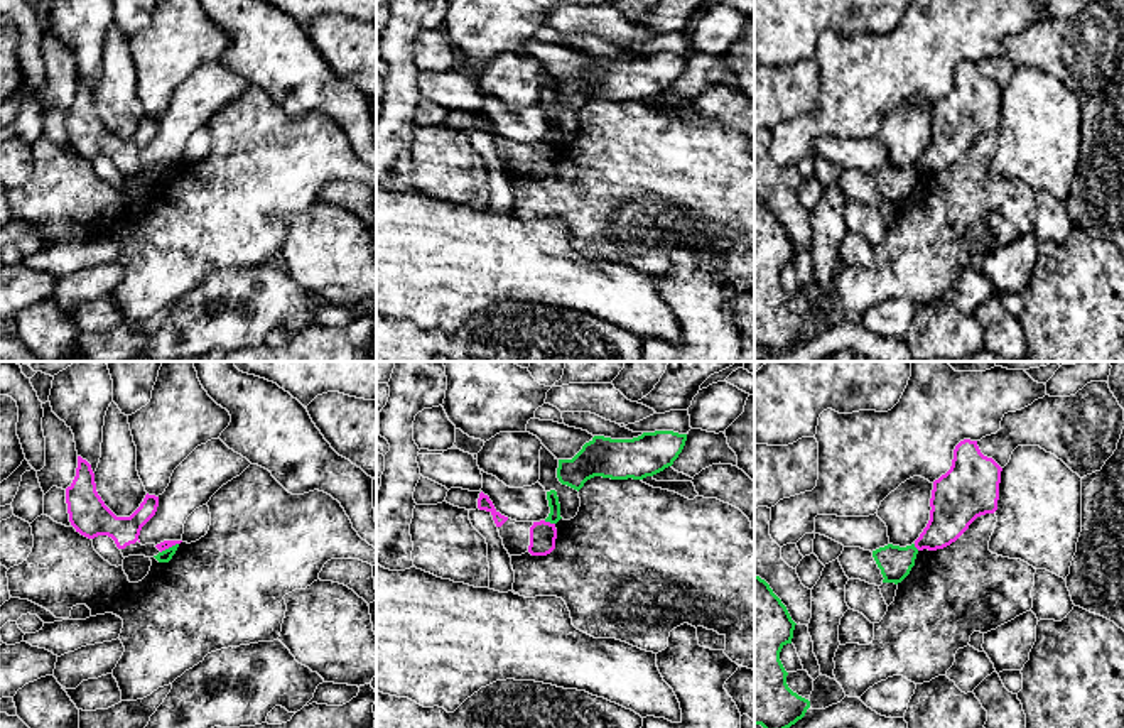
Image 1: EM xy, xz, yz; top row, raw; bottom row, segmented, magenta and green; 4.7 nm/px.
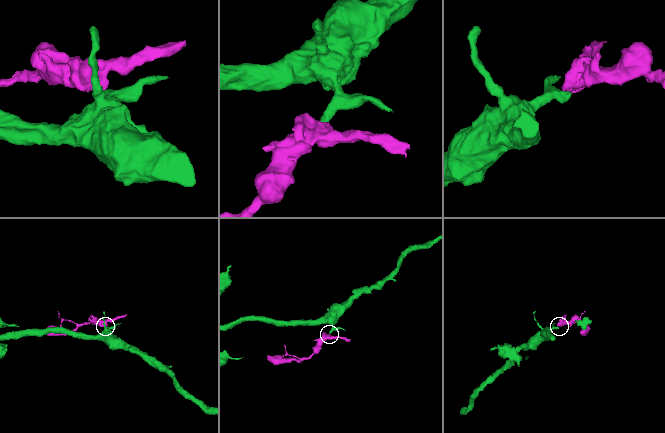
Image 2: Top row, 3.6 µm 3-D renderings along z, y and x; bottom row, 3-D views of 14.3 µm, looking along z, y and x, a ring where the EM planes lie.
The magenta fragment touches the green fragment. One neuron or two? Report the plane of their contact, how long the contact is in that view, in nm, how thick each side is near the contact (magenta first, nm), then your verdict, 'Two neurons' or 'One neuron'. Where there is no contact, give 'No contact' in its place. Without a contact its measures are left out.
Touches magenta in xz. Shared border 60 nm. Thickness 130 nm (magenta) against 60 nm. Two neurons

